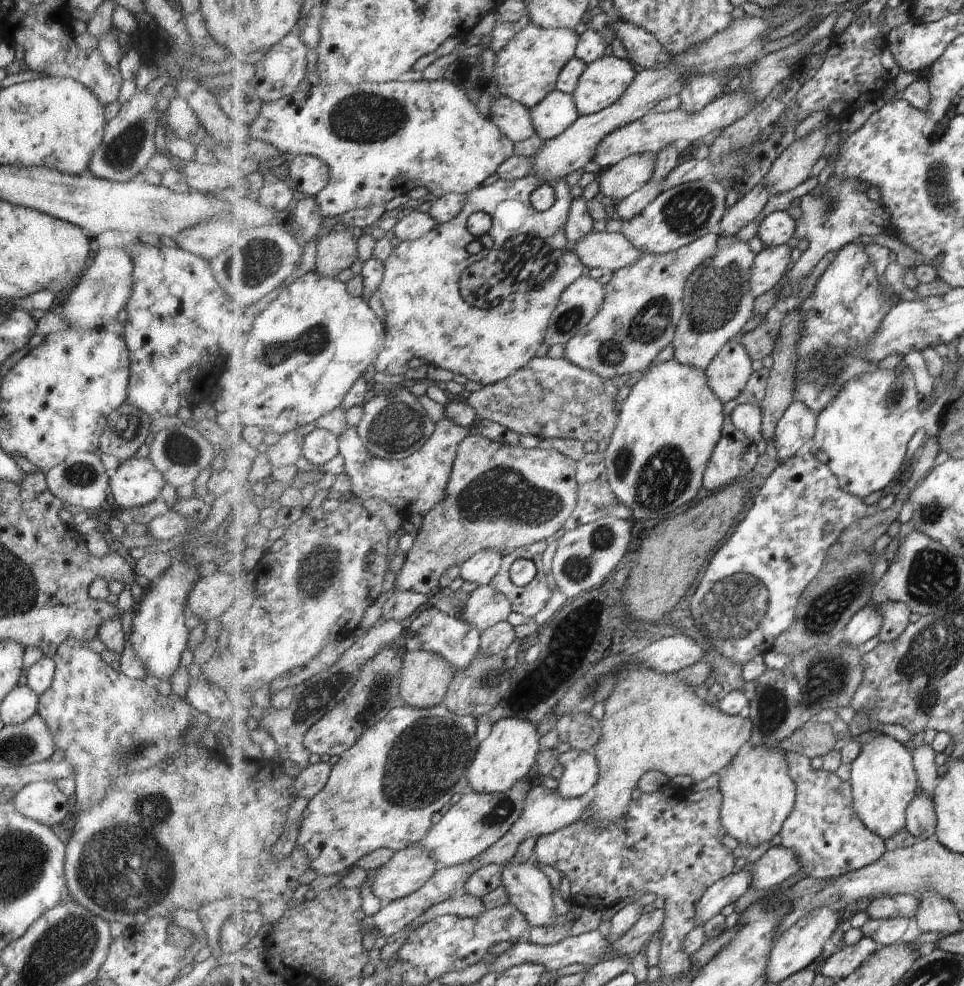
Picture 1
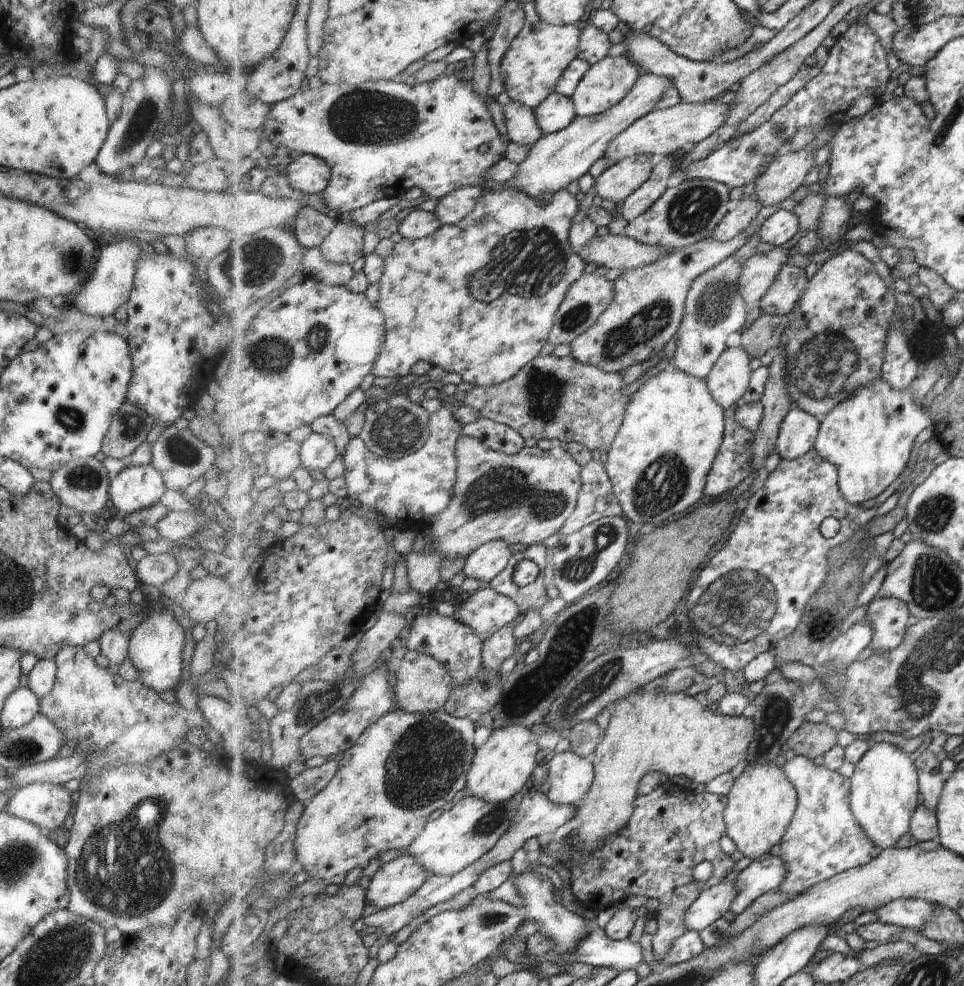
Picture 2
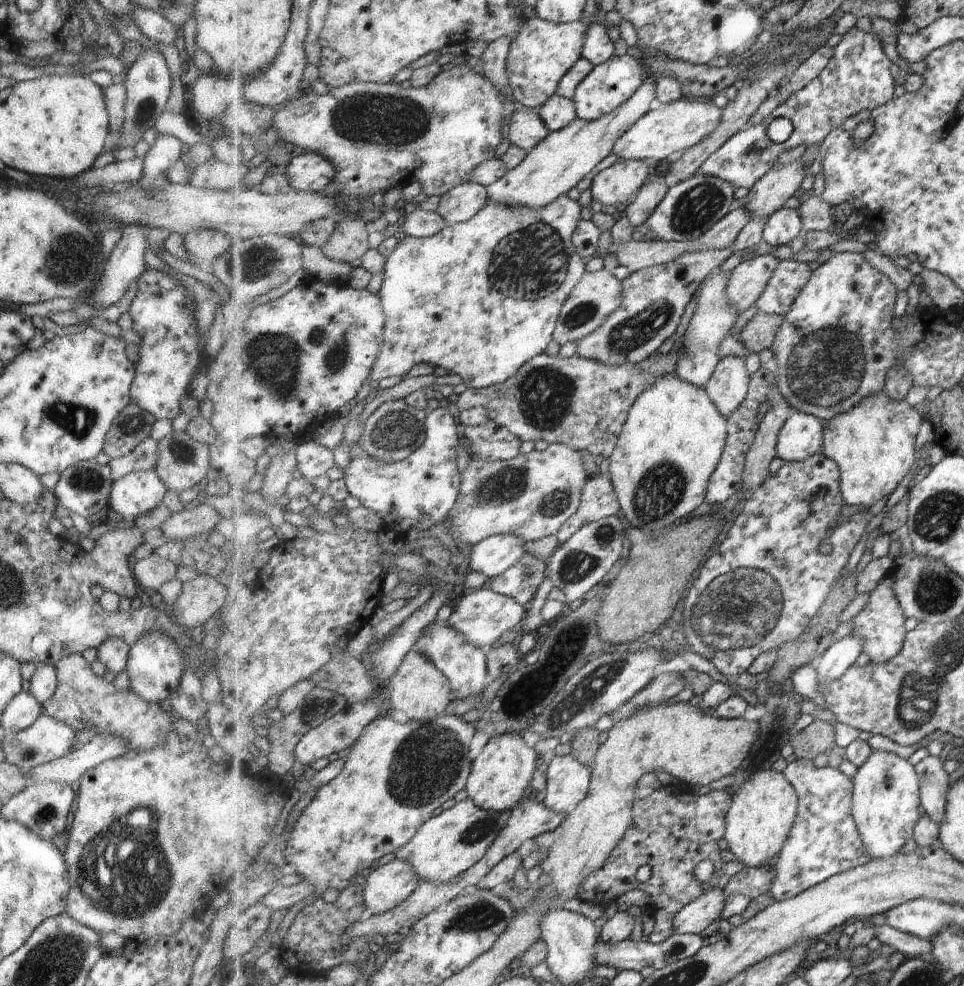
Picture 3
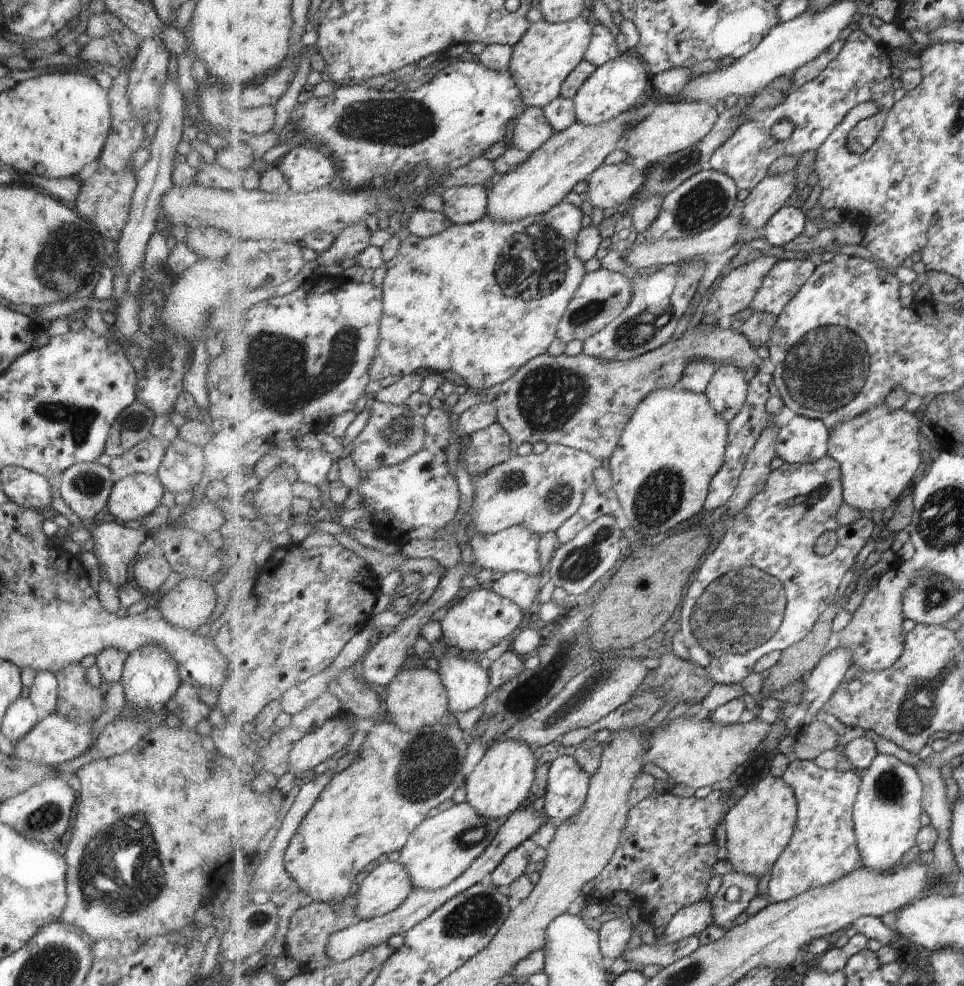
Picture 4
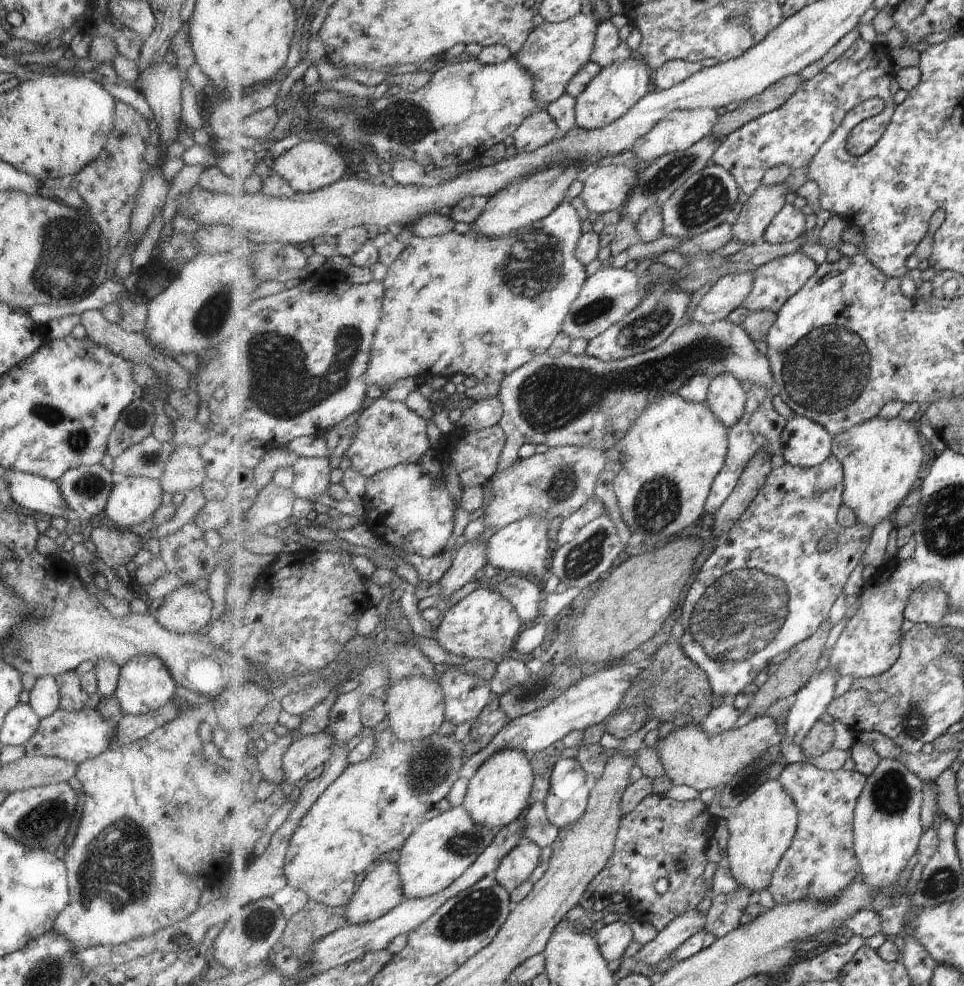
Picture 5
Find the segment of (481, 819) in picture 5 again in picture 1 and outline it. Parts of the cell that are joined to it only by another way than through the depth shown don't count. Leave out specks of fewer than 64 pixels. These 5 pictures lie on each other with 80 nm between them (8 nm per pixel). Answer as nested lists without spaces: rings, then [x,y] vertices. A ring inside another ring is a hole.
[[[507,717],[495,722],[489,736],[480,743],[474,764],[469,768],[470,789],[482,793],[508,793],[525,777],[533,776],[541,750],[540,735],[530,720]]]

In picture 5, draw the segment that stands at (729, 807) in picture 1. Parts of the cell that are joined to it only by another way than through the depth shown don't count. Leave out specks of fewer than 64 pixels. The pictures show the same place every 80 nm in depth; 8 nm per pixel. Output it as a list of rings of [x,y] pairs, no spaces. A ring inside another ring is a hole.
[[[767,779],[734,812],[725,814],[729,832],[728,864],[734,879],[742,887],[748,888],[755,899],[761,888],[769,890],[779,862],[791,848],[798,832],[798,806],[779,779]]]

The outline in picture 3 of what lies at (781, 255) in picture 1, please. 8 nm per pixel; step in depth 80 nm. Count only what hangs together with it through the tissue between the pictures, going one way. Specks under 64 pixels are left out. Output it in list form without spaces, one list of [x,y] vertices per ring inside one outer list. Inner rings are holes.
[[[765,254],[750,258],[740,263],[732,270],[727,294],[735,306],[735,310],[742,312],[751,308],[753,302],[757,300],[760,292],[763,292],[766,282],[768,282],[771,271],[773,272],[780,261]]]

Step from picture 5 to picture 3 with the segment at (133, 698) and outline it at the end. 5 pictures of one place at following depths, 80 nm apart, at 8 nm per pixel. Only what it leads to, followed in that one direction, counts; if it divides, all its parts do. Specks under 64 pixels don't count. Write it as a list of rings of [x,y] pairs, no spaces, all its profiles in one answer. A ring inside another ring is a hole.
[[[147,632],[141,634],[139,640],[128,648],[124,670],[127,672],[127,688],[131,690],[131,694],[137,694],[143,702],[157,704],[168,698],[179,685],[183,672],[181,653],[175,642],[171,642],[171,638],[167,638],[165,634]]]

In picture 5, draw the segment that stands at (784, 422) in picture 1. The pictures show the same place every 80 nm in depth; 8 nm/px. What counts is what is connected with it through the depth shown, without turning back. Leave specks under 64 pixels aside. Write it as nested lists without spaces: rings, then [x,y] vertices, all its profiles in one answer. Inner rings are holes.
[[[795,416],[786,424],[778,454],[793,466],[814,467],[833,455],[833,445],[832,434],[822,424]]]

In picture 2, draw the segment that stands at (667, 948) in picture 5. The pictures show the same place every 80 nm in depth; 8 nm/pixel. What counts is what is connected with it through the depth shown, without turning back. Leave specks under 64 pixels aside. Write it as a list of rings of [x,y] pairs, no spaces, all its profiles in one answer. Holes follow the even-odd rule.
[[[734,881],[720,882],[711,888],[705,888],[702,896],[690,906],[686,916],[688,931],[700,933],[710,924],[718,921],[729,912],[739,896],[738,886]]]

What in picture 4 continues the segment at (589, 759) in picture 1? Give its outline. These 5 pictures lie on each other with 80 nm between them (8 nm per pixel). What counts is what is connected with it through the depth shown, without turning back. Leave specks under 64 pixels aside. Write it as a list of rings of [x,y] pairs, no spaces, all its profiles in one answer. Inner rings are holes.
[[[559,754],[548,774],[545,814],[555,824],[577,816],[587,802],[591,778],[573,756]]]

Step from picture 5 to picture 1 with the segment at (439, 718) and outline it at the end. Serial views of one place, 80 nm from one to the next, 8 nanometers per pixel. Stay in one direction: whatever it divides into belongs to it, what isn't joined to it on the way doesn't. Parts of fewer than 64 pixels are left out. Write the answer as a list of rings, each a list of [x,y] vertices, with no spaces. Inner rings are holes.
[[[407,651],[401,677],[401,696],[413,708],[439,706],[449,692],[456,668],[433,651]]]

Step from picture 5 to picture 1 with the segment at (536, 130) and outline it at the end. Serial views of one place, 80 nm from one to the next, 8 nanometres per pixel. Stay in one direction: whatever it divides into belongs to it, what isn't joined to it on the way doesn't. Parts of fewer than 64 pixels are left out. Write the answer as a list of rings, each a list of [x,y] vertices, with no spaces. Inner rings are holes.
[[[511,97],[492,98],[489,103],[491,120],[507,135],[514,143],[527,140],[535,136],[530,109]]]

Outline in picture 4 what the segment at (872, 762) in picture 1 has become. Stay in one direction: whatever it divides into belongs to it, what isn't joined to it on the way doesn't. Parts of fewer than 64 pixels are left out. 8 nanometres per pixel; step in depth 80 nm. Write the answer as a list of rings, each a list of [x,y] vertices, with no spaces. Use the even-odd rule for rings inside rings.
[[[879,754],[861,776],[863,784],[854,807],[859,852],[865,861],[865,868],[887,872],[901,864],[903,856],[918,844],[917,836],[926,820],[924,785],[915,766],[887,754]]]

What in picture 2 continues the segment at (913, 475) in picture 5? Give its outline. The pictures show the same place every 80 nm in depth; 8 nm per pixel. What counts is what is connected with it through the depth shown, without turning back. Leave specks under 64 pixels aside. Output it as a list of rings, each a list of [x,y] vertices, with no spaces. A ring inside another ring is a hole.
[[[882,376],[858,389],[821,418],[820,433],[814,449],[838,470],[839,484],[845,498],[855,505],[883,494],[907,466],[917,436],[931,433],[934,426],[933,412],[923,412],[917,406],[911,386],[904,389],[892,387]]]

